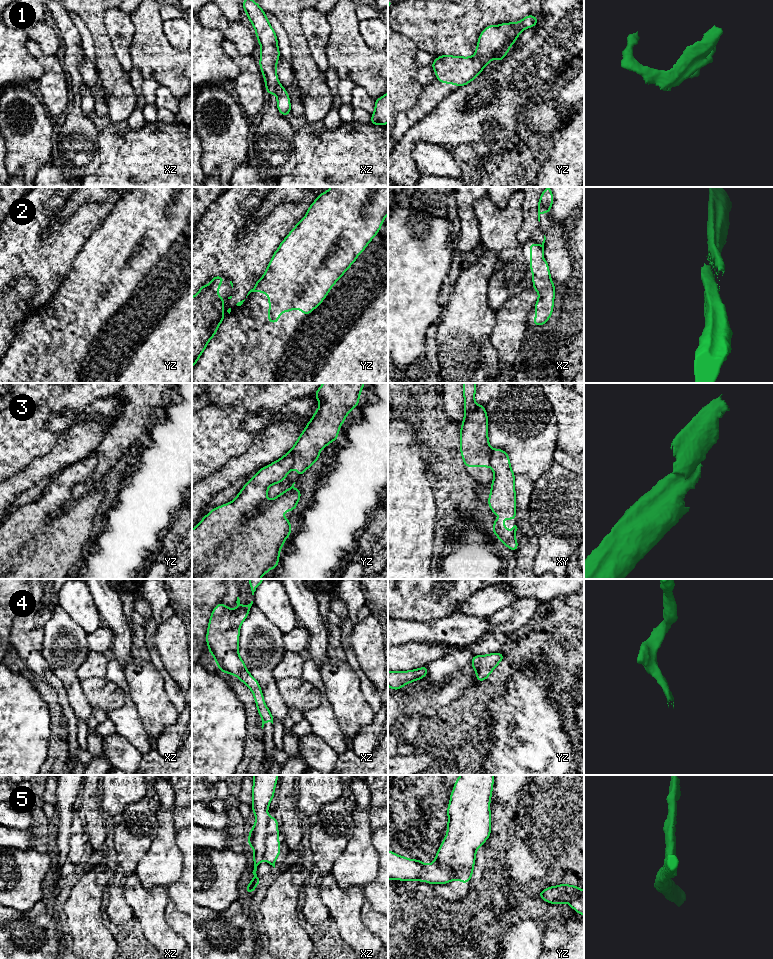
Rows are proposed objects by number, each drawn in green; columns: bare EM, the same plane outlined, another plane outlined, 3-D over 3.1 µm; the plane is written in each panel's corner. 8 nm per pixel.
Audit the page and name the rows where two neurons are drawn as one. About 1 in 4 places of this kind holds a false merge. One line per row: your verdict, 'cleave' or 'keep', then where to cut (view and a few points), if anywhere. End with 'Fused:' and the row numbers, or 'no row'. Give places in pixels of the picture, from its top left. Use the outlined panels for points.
1: keep; cut none
2: cleave; cut xz (540, 246), (542, 249)
3: cleave; cut yz (284, 456), (291, 455), (294, 466)
4: keep; cut none
5: cleave; cut xz (269, 817), (266, 823), (263, 858)
Fused: 2, 3, 5

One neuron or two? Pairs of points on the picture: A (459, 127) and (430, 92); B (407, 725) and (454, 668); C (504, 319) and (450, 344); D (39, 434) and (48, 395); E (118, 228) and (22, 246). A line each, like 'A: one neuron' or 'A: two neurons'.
A: two neurons
B: two neurons
C: two neurons
D: two neurons
E: two neurons

